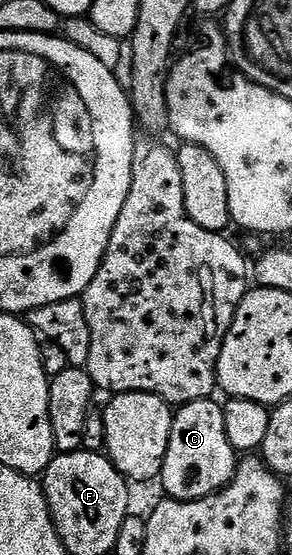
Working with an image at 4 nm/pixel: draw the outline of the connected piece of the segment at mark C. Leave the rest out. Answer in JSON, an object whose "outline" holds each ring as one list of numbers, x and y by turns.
{"outline":[[217,399,183,404,174,412,172,438,160,477,160,485,172,500,199,500,213,496,226,487,234,476,236,453,228,434,224,434,224,410]]}

